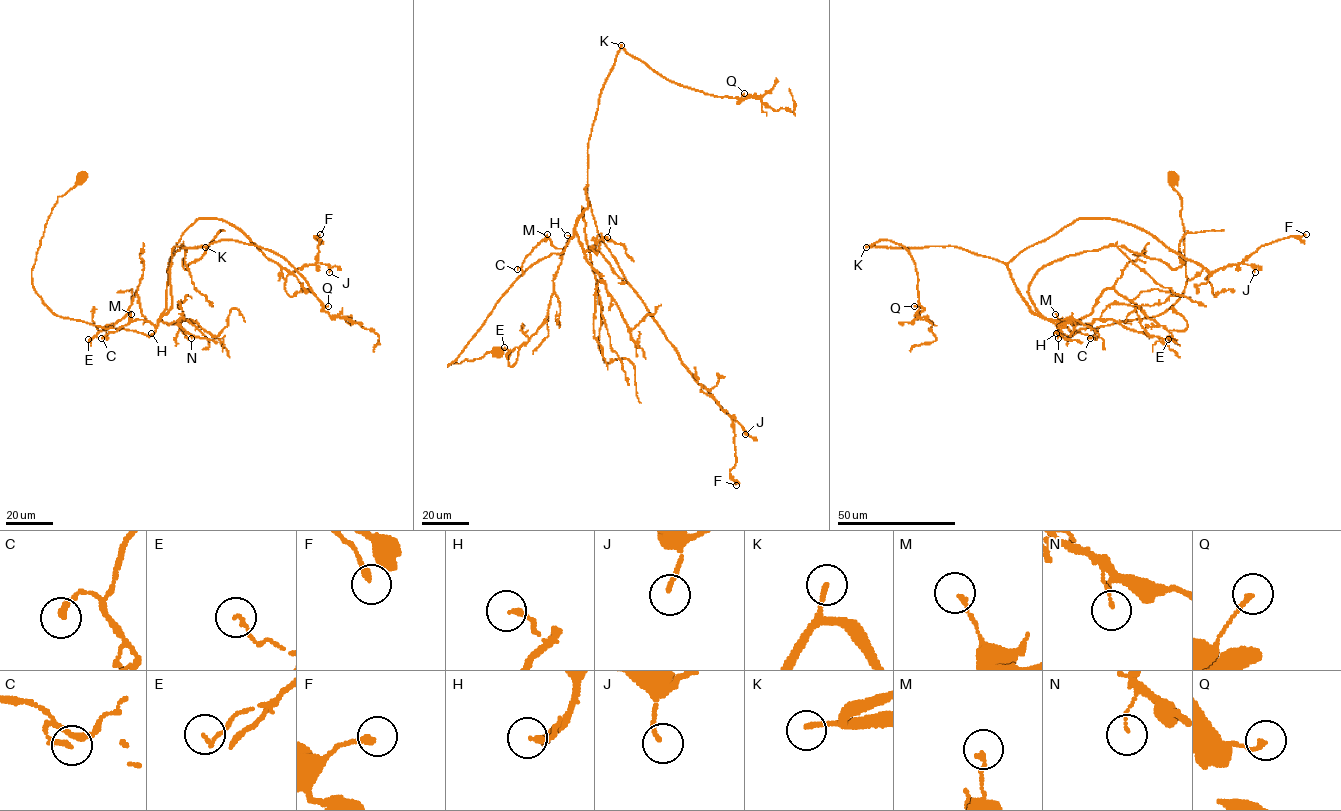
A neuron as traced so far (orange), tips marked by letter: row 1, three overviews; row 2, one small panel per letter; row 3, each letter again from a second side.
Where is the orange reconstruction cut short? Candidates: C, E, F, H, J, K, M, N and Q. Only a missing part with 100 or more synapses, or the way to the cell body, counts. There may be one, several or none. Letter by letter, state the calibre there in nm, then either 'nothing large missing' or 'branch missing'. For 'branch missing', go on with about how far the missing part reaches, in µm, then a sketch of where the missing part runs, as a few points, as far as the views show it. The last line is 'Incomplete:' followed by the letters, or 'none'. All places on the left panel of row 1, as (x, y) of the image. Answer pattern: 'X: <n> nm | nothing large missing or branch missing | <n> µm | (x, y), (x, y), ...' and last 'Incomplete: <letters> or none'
C: 200 nm | nothing large missing
E: 110 nm | nothing large missing
F: 240 nm | nothing large missing
H: 180 nm | nothing large missing
J: 150 nm | nothing large missing
K: 170 nm | branch missing | 140 µm | (205, 247), (186, 296), (214, 334), (255, 364), (246, 371), (255, 378), (255, 373)
M: 150 nm | nothing large missing
N: 100 nm | nothing large missing
Q: 150 nm | nothing large missing
Incomplete: K

